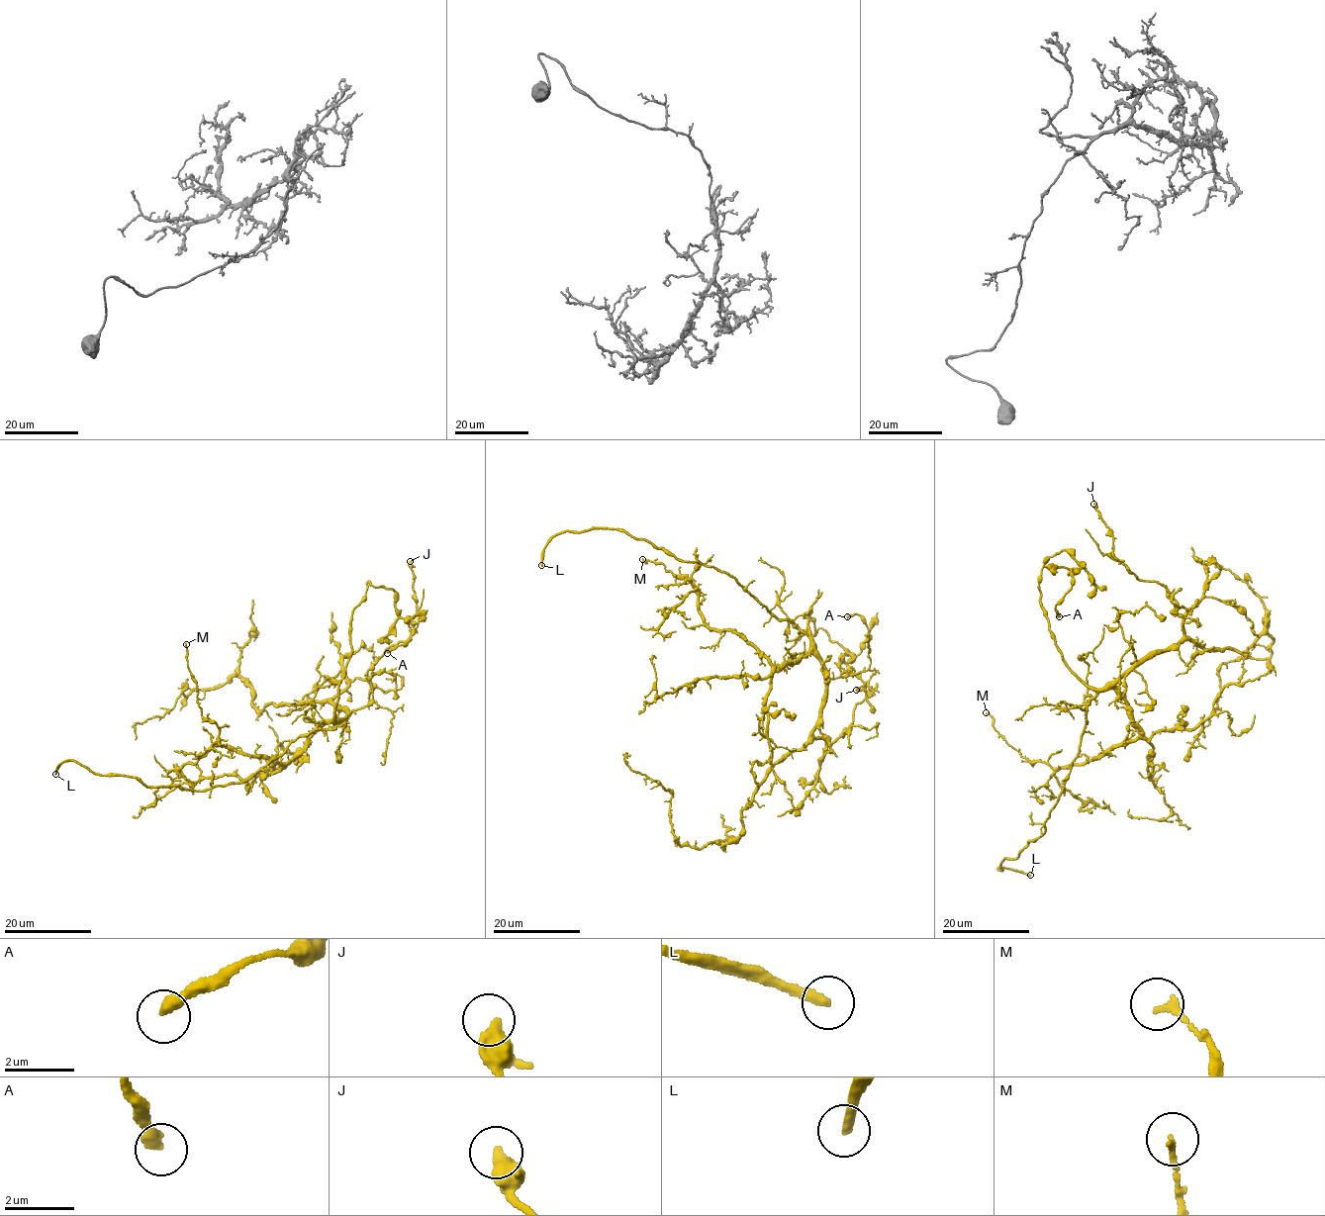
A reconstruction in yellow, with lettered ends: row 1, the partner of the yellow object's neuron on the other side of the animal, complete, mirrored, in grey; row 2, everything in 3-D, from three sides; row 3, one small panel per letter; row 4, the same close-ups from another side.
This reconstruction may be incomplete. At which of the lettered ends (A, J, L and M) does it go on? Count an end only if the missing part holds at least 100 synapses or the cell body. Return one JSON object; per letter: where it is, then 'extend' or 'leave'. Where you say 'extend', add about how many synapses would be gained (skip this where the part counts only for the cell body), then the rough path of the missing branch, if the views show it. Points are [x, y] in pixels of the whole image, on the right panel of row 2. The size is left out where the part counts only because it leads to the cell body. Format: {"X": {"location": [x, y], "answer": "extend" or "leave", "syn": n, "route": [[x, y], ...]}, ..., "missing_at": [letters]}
{"A": {"location": [1059, 616], "answer": "leave"}, "J": {"location": [1093, 504], "answer": "leave"}, "L": {"location": [1030, 875], "answer": "extend", "route": [[1030, 875], [1096, 908]]}, "M": {"location": [986, 712], "answer": "leave"}, "missing_at": ["L"]}

